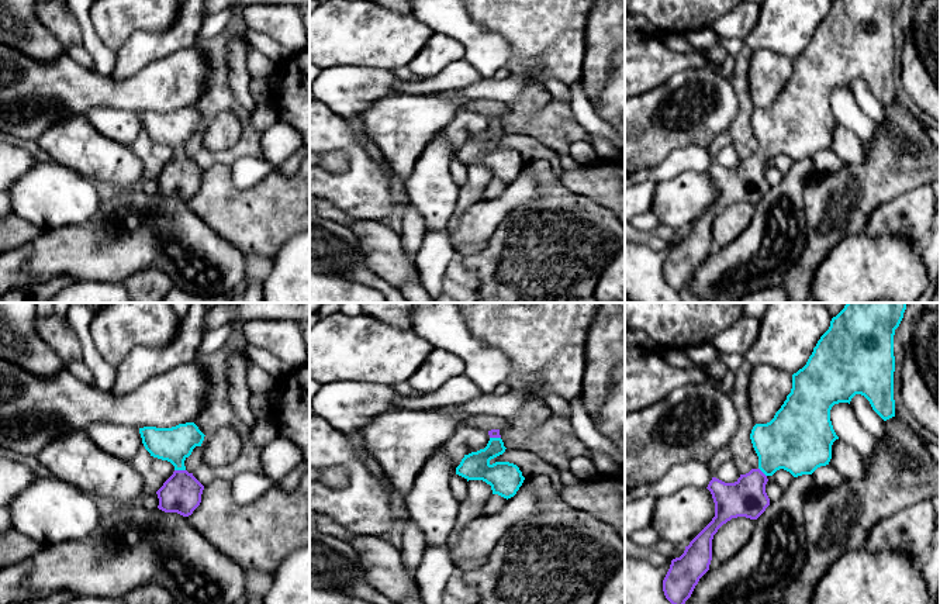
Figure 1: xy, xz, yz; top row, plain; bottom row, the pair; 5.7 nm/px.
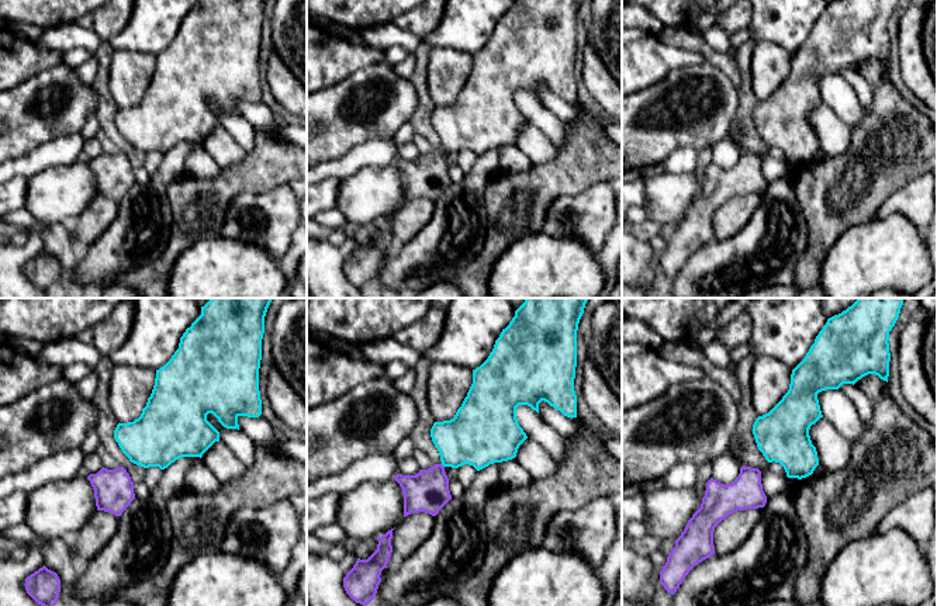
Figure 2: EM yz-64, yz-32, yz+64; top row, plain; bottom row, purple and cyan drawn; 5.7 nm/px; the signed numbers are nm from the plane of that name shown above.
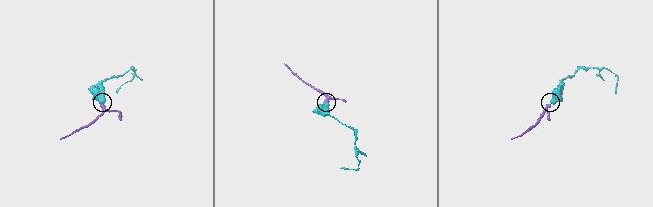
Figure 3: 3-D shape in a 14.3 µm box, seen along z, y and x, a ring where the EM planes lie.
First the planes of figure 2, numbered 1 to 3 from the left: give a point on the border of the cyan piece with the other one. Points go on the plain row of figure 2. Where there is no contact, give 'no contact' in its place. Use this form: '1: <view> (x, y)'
1: no contact
2: yz-32 (442, 151)
3: no contact

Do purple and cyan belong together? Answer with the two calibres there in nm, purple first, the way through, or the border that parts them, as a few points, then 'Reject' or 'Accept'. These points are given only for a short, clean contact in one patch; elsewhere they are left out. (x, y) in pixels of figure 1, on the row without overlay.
Thickness 220 nm (purple) against 200 nm. Path across: xy (182, 176), (180, 155), (175, 128). Accept

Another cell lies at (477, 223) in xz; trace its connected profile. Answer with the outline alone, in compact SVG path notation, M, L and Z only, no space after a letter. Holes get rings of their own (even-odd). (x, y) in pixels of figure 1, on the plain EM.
M521 170L500 197L476 201L462 214L457 227L449 231L452 246L457 249L464 244L490 239L512 210L532 203L536 197L535 177L526 170Z

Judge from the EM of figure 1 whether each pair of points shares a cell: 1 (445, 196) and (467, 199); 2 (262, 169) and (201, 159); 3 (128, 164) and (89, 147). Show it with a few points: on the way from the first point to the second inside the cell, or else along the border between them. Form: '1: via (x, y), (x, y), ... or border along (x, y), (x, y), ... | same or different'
1: border along (460, 187), (455, 213), (446, 228) | different
2: border along (259, 155), (241, 155), (230, 165) | different
3: via (118, 165), (99, 156) | same

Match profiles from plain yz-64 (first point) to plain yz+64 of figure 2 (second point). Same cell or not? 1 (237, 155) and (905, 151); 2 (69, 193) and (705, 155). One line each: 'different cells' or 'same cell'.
1: different cells
2: different cells

